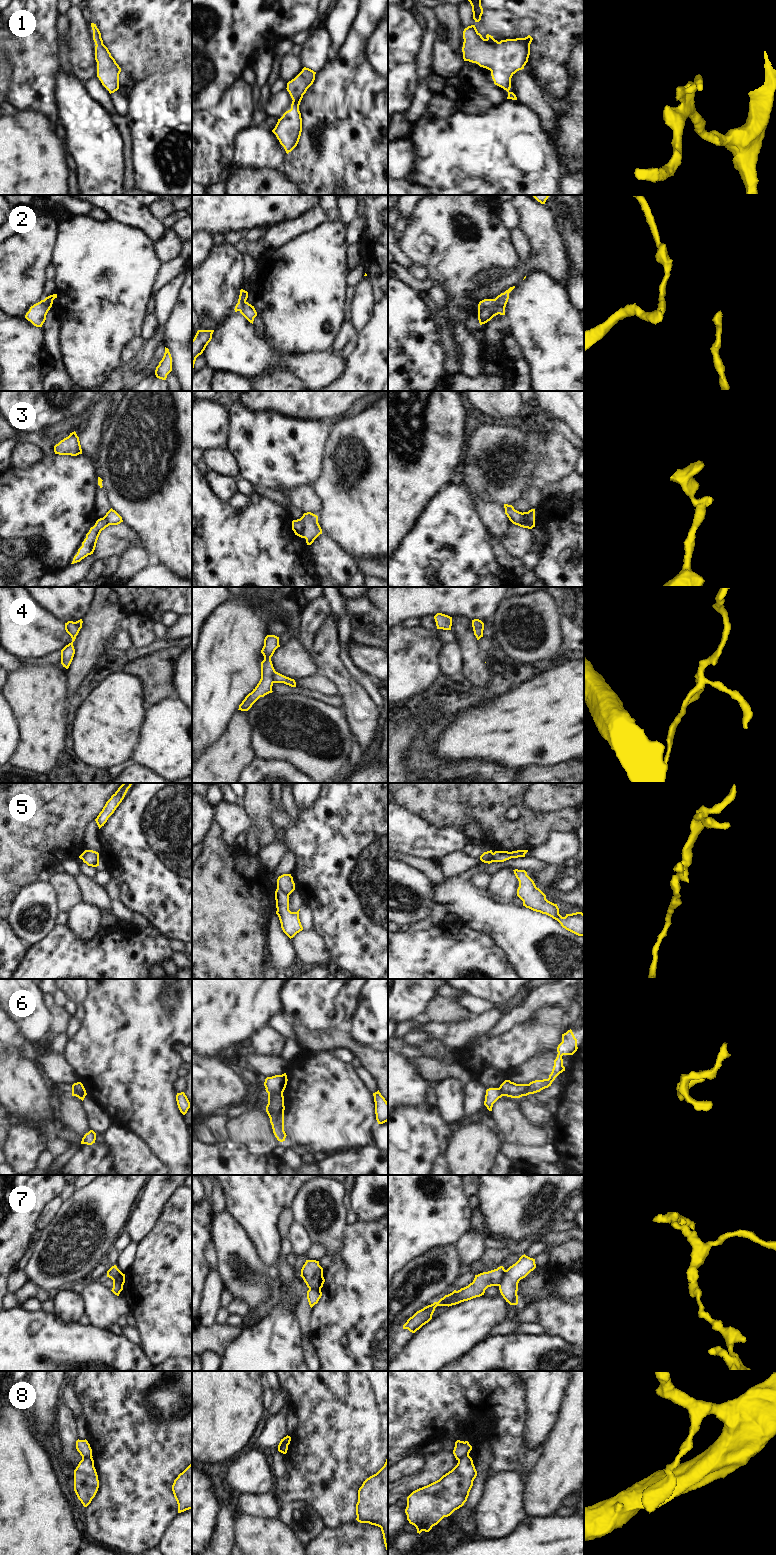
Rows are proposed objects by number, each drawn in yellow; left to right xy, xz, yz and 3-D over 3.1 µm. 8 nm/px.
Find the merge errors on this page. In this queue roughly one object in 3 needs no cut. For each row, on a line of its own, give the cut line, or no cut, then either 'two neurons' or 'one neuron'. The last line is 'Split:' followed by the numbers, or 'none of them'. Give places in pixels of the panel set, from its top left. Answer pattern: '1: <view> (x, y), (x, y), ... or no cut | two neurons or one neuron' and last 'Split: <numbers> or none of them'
1: no cut | one neuron
2: yz (494, 299), (504, 309) | two neurons
3: xz (301, 518), (303, 529), (298, 535) | two neurons
4: xz (275, 671), (272, 682) | two neurons
5: xz (277, 886), (288, 896) | two neurons
6: xz (282, 1093), (268, 1094) | two neurons
7: yz (505, 1270), (498, 1285) | two neurons
8: yz (468, 1454), (458, 1460) | two neurons
Split: 2, 3, 4, 5, 6, 7, 8

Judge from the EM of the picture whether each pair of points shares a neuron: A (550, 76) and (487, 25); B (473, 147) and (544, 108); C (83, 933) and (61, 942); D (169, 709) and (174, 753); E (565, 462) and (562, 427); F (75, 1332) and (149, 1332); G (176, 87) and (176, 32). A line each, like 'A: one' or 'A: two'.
A: one
B: two
C: two
D: one
E: two
F: two
G: two

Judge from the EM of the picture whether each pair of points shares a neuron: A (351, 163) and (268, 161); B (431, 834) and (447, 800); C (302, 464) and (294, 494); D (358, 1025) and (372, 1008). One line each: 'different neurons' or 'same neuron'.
A: different neurons
B: different neurons
C: different neurons
D: same neuron

